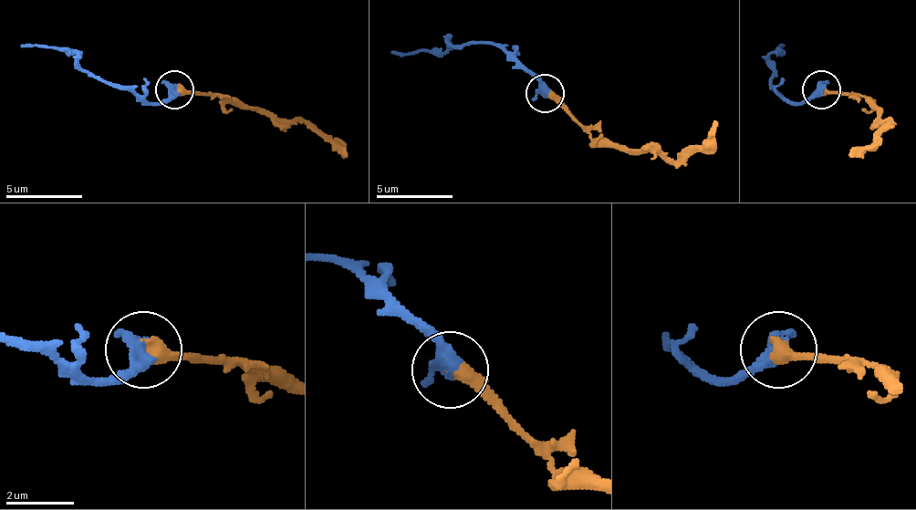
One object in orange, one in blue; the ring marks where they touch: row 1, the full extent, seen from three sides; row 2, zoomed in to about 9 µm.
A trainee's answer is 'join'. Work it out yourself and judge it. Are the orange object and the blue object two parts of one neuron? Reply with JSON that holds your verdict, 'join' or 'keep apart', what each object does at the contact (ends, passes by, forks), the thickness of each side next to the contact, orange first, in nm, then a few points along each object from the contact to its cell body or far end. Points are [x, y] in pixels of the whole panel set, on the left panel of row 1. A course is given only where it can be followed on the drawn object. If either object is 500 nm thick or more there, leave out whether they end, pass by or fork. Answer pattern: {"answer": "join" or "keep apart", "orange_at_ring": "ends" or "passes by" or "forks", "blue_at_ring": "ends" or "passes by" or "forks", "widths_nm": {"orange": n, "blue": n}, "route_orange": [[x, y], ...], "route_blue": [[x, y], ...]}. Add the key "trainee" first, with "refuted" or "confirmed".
{"trainee": "confirmed", "answer": "join", "orange_at_ring": "ends", "blue_at_ring": "ends", "widths_nm": {"orange": 480, "blue": 460}, "route_orange": [[173, 90], [219, 94], [316, 129], [347, 156]], "route_blue": [[173, 90], [142, 102], [119, 82], [92, 78], [66, 48], [19, 44]]}

